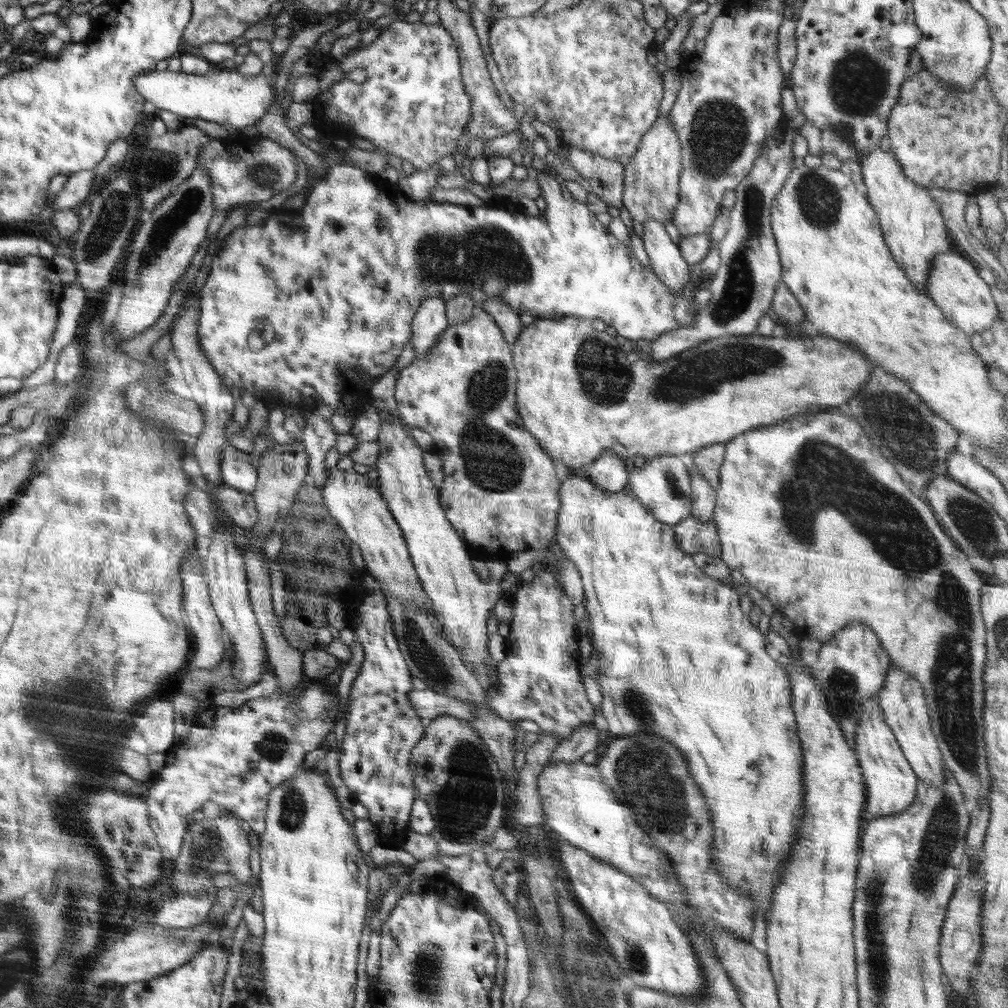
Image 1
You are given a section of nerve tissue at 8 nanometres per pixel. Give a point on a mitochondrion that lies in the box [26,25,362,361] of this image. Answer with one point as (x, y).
(168, 225)

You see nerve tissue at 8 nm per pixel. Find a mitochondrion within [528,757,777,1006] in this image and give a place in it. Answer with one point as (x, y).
(635, 955)

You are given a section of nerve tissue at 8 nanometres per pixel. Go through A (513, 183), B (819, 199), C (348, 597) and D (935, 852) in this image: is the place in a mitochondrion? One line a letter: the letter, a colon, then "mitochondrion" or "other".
A: other
B: mitochondrion
C: other
D: mitochondrion

